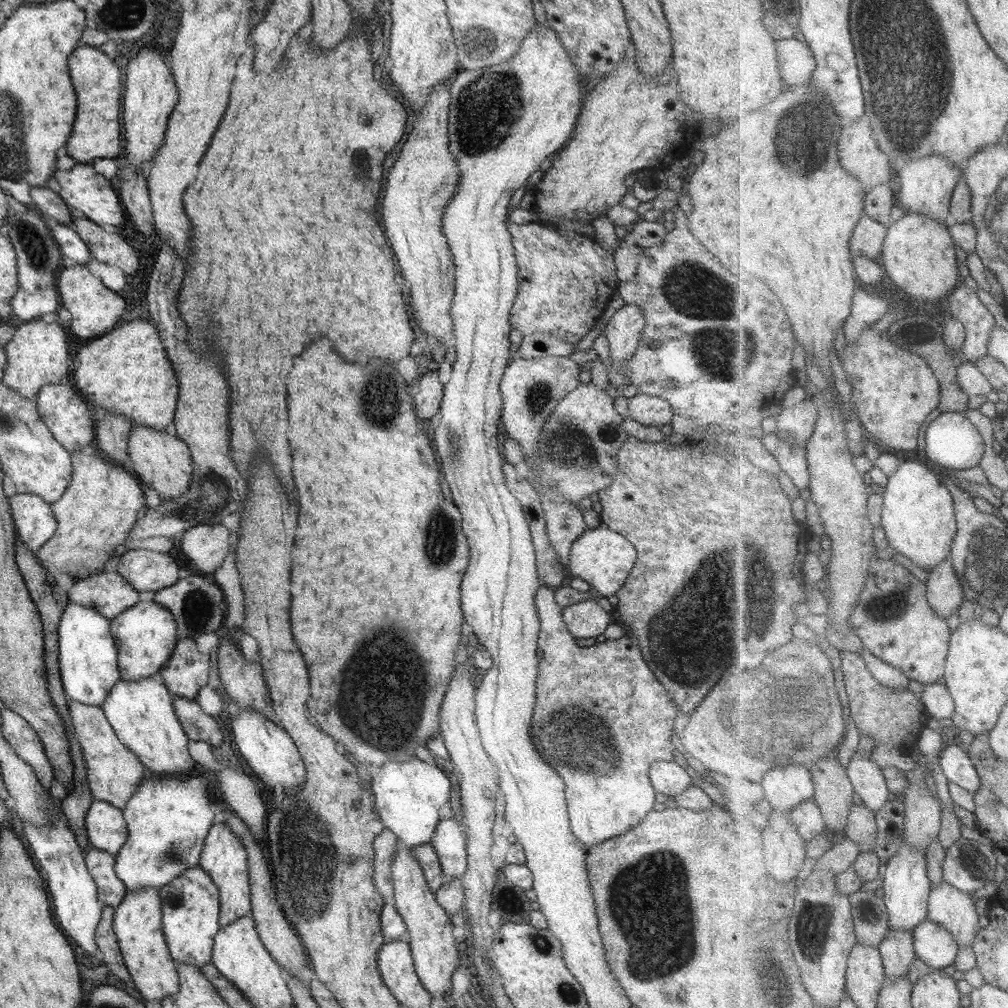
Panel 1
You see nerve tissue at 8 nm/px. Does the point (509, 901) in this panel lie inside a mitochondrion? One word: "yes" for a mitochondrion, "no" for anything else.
no

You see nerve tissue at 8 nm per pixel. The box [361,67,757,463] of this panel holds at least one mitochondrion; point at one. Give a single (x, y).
(494, 104)

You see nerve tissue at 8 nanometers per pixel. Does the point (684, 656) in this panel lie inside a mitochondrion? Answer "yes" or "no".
yes

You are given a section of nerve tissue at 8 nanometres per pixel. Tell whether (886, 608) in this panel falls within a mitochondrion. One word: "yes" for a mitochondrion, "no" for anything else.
yes

